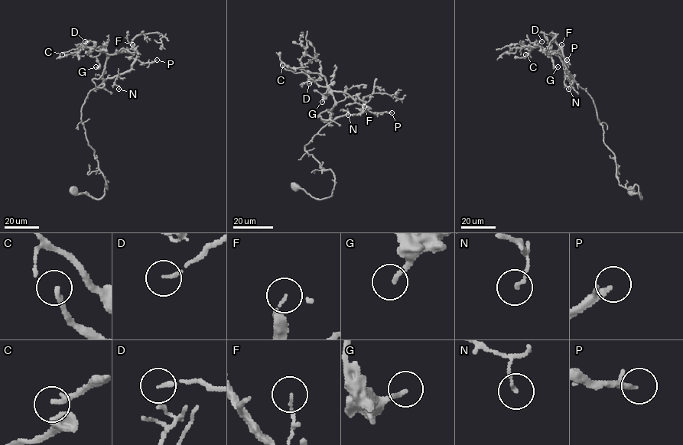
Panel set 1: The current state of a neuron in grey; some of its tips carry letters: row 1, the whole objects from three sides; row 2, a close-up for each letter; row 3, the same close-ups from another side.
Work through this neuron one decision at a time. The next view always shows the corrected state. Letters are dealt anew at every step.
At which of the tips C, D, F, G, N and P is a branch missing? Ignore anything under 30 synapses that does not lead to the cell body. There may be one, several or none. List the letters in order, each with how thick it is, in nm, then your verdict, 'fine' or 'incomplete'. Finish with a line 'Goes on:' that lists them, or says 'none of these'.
C: 200 nm | fine
D: 140 nm | fine
F: 80 nm | fine
G: 180 nm | fine
N: 130 nm | fine
P: 170 nm | incomplete
Goes on: P

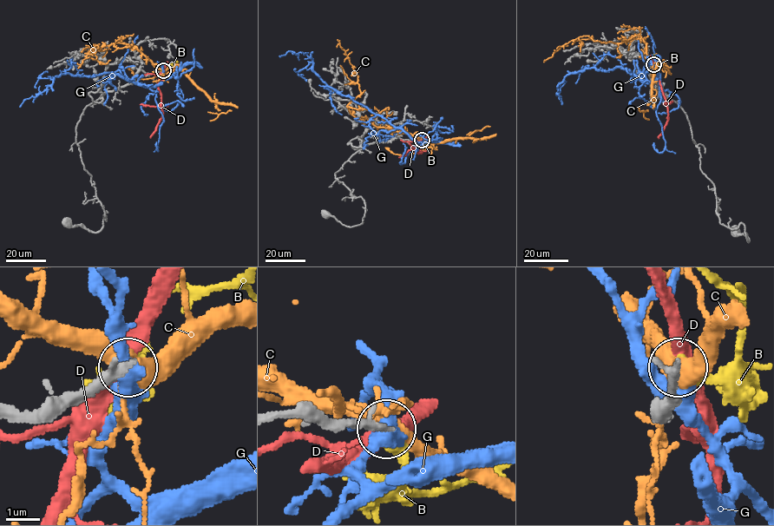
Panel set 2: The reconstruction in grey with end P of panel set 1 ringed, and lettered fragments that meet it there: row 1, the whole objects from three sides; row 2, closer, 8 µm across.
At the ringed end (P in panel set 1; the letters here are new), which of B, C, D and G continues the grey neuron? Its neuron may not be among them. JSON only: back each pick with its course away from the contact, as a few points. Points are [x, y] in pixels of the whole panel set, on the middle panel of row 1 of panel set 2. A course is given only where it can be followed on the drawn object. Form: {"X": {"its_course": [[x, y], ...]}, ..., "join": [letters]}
{"B": {"its_course": [[422, 140], [424, 144], [436, 140]]}, "join": ["B"]}

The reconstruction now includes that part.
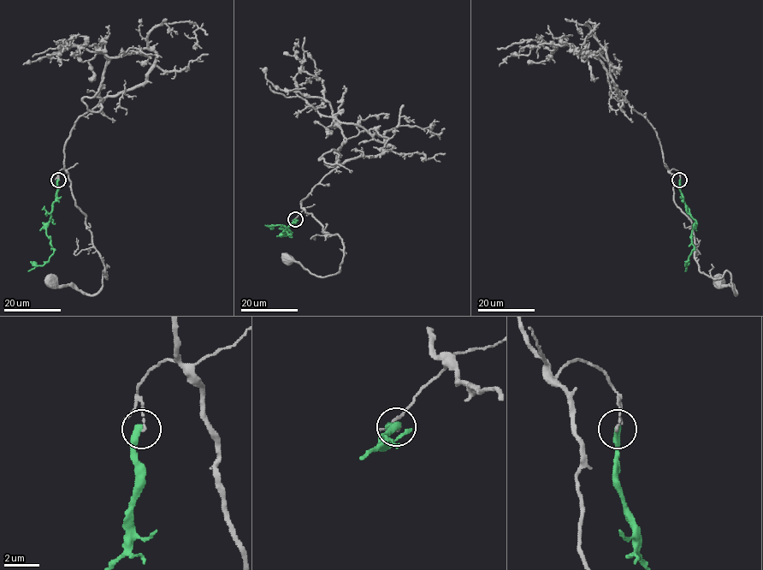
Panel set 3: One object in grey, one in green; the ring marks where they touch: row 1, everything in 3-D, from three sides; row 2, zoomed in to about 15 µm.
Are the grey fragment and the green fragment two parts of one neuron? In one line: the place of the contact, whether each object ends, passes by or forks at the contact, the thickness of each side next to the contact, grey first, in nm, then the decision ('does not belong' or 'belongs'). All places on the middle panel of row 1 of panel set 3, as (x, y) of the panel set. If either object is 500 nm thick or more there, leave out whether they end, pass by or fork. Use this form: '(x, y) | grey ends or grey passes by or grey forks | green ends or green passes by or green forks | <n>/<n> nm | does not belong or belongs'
(295, 219) | grey ends | green ends | 120/360 nm | does not belong

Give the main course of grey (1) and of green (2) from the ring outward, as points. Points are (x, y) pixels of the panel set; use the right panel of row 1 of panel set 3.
1: (680, 180), (672, 169), (675, 204), (692, 224), (699, 270), (717, 278), (727, 270), (737, 293), (716, 280)
2: (680, 180), (685, 210), (695, 221), (690, 237), (694, 248), (685, 264), (685, 271)

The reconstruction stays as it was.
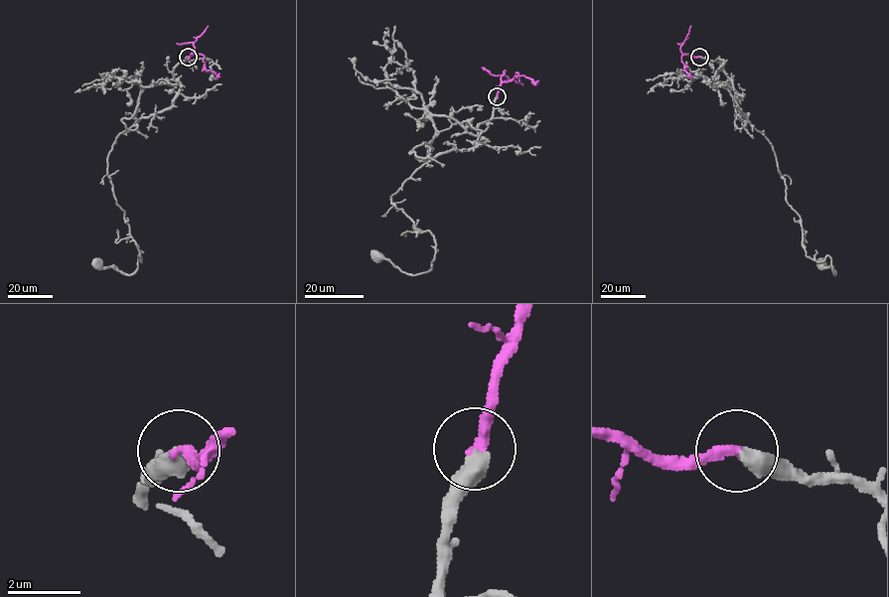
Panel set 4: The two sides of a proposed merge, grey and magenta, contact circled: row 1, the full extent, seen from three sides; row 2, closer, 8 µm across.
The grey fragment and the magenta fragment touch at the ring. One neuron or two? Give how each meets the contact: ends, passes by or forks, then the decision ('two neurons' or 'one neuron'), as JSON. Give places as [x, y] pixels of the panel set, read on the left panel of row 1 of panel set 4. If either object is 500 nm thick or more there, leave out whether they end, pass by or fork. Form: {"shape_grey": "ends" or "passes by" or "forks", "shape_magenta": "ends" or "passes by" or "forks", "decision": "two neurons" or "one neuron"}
{"decision": "one neuron"}

